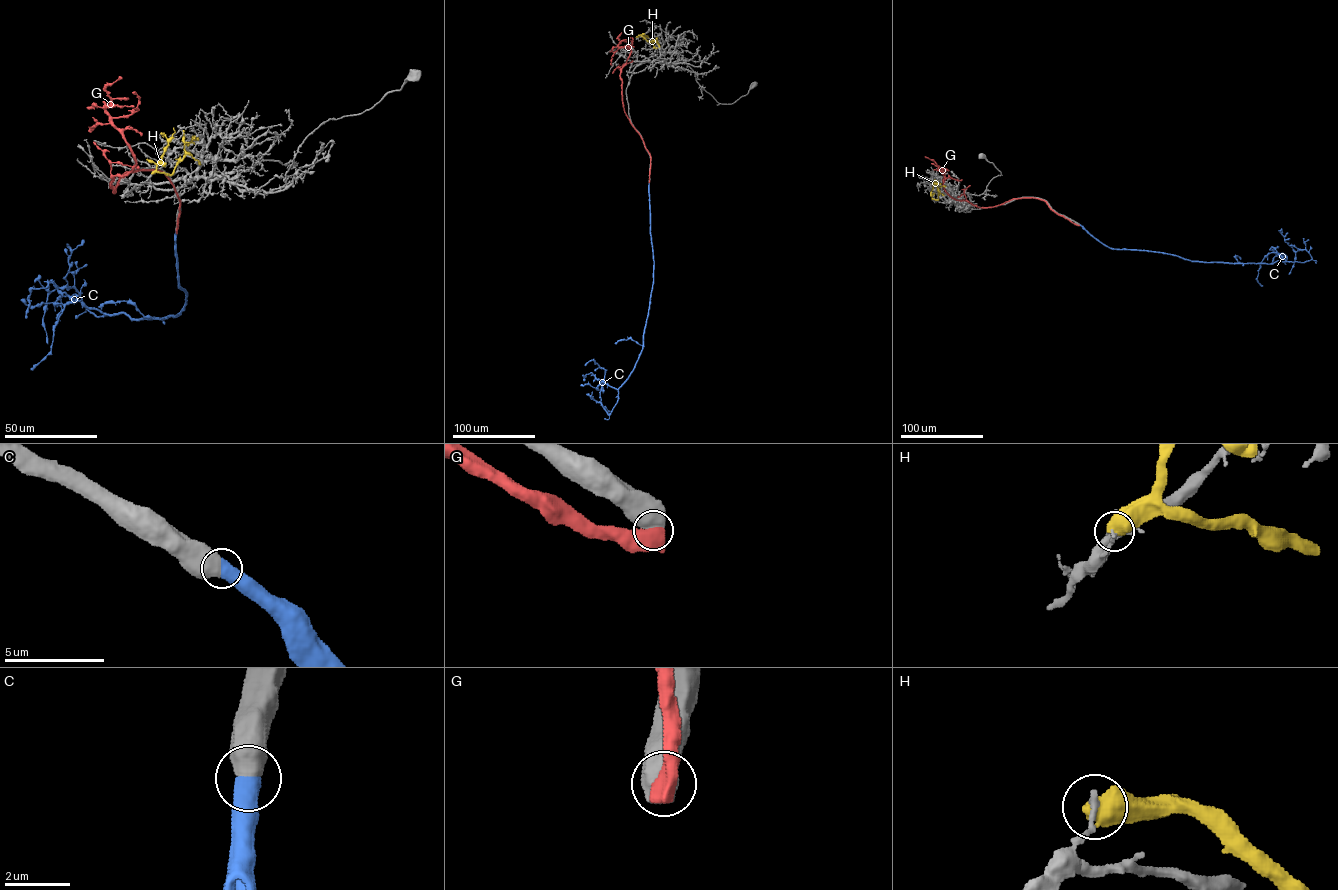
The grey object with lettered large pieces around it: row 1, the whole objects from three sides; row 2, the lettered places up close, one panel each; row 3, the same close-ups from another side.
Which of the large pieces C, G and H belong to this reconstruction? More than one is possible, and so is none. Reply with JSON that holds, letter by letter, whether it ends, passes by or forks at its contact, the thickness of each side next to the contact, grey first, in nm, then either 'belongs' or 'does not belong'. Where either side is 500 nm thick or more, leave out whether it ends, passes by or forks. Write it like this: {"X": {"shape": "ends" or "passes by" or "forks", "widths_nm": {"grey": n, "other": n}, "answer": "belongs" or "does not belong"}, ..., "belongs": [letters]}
{"C": {"widths_nm": {"grey": 750, "other": 700}, "answer": "belongs"}, "G": {"widths_nm": {"grey": 800, "other": 550}, "answer": "does not belong"}, "H": {"widths_nm": {"grey": 190, "other": 850}, "answer": "does not belong"}, "belongs": ["C"]}

